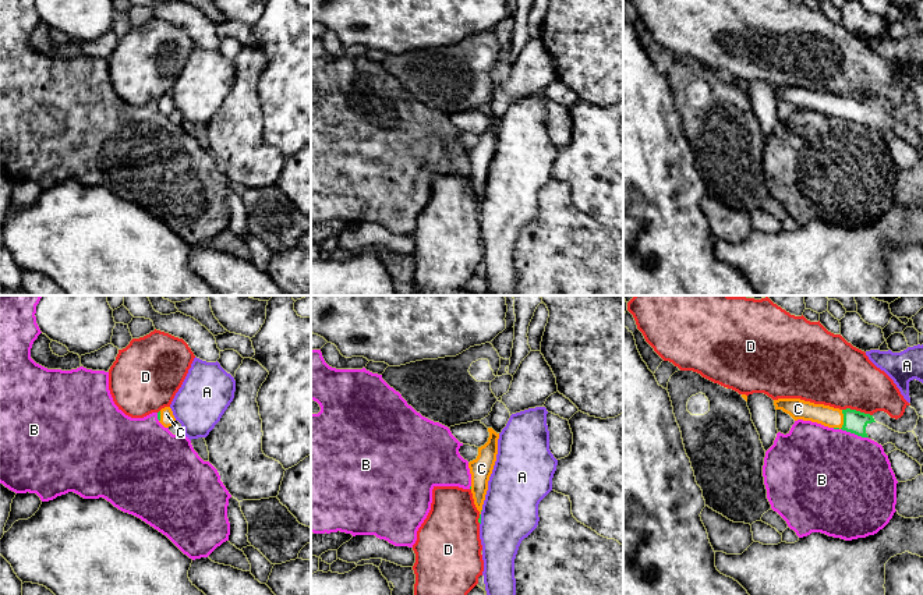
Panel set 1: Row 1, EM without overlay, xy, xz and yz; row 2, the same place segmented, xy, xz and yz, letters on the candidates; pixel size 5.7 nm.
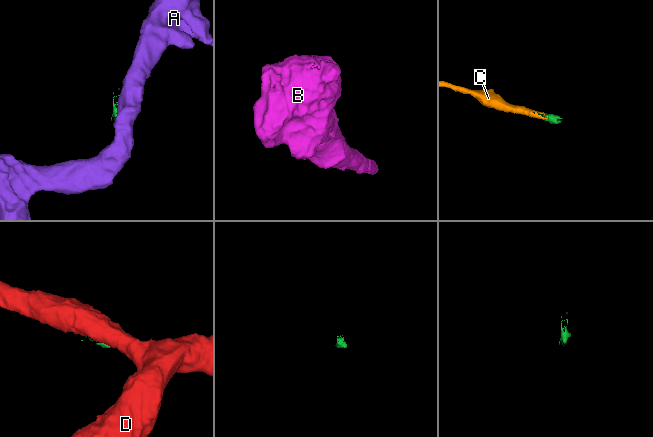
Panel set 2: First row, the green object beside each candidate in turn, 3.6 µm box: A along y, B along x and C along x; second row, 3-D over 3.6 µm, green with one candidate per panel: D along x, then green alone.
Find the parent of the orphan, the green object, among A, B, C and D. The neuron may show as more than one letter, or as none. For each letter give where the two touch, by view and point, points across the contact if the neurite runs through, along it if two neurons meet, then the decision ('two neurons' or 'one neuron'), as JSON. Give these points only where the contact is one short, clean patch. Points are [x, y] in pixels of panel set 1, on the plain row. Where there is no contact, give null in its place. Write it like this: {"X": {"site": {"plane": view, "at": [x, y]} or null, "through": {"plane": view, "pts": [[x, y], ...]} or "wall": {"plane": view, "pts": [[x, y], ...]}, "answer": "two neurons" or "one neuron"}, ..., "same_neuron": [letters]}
{"A": {"site": {"plane": "xz", "at": [480, 208]}, "wall": {"plane": "xz", "pts": [[481, 202], [480, 212]]}, "answer": "two neurons"}, "B": {"site": {"plane": "yz", "at": [855, 121]}, "wall": {"plane": "yz", "pts": [[841, 116], [867, 126]]}, "answer": "two neurons"}, "C": {"site": {"plane": "yz", "at": [844, 110]}, "through": {"plane": "yz", "pts": [[855, 109], [844, 110], [827, 103]]}, "answer": "one neuron"}, "D": {"site": {"plane": "yz", "at": [858, 99]}, "answer": "two neurons"}, "same_neuron": ["C"]}

